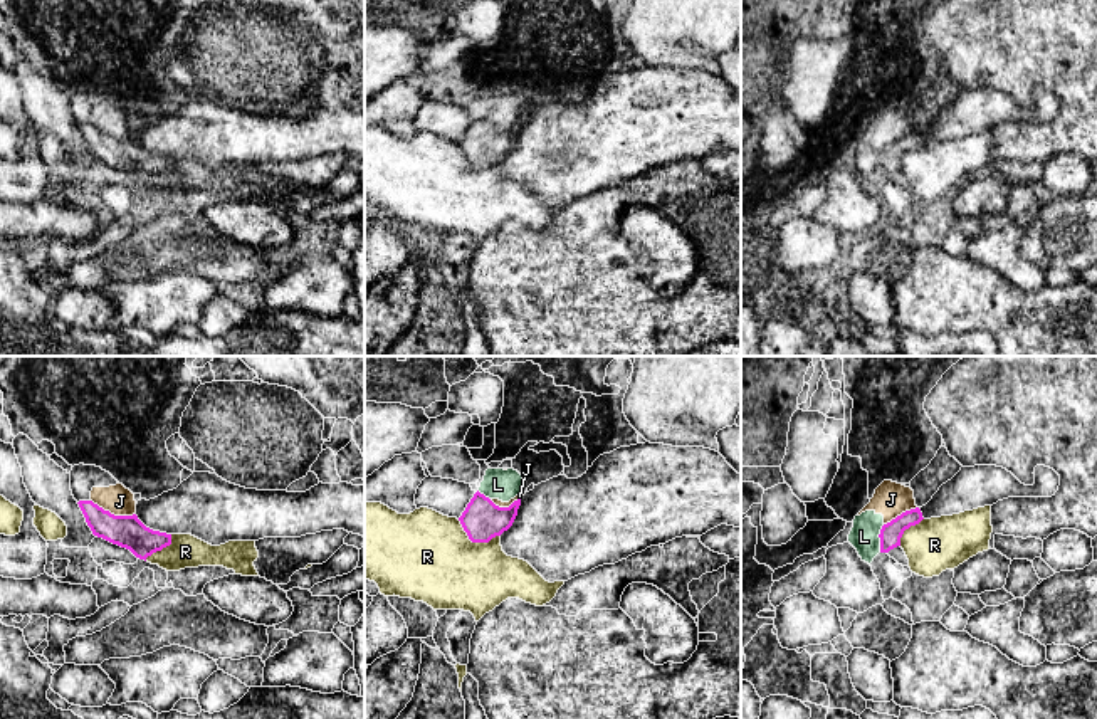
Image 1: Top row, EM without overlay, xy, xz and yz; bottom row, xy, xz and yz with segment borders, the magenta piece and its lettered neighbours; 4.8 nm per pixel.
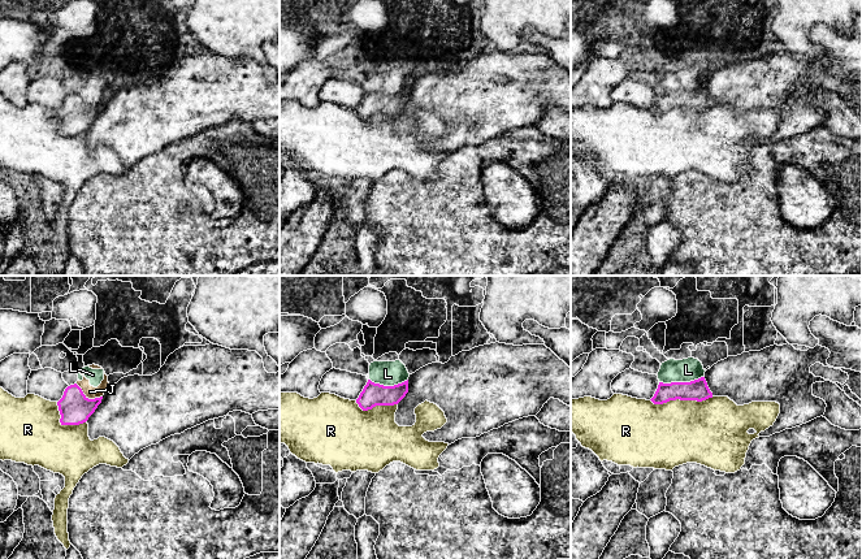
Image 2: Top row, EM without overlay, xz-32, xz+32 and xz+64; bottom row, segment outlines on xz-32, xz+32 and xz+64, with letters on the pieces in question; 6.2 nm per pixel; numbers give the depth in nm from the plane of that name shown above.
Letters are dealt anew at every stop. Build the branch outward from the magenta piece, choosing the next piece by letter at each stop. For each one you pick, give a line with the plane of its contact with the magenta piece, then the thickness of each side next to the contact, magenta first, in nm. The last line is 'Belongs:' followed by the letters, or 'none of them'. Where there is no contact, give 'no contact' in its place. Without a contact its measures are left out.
Belongs: none of them

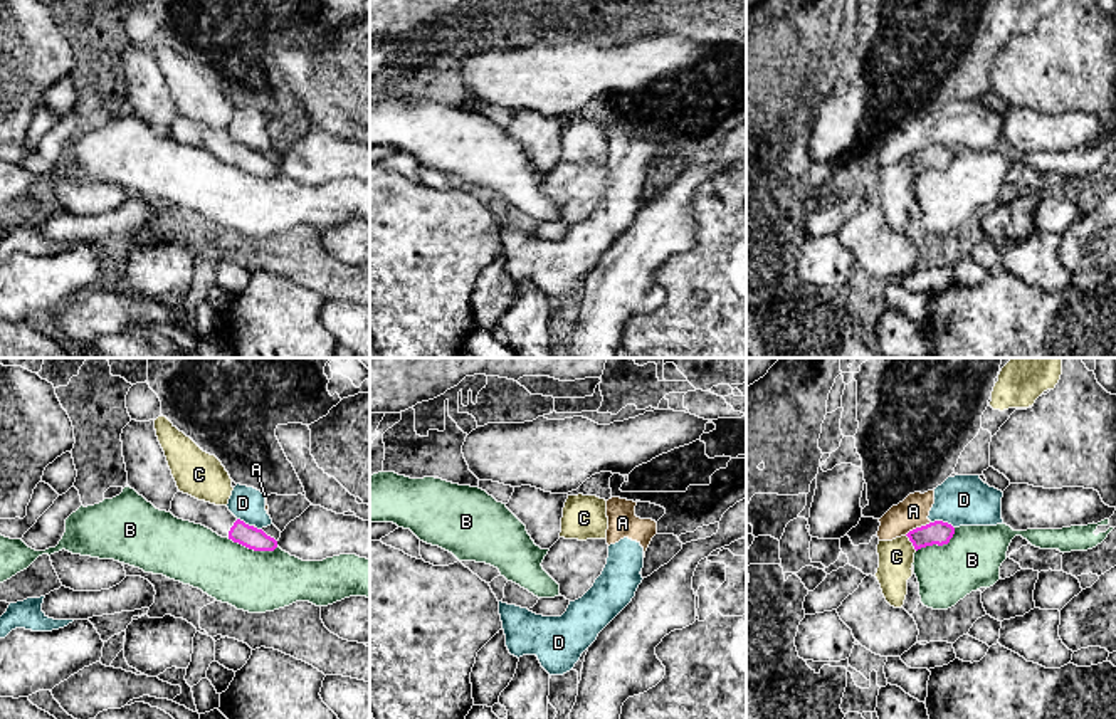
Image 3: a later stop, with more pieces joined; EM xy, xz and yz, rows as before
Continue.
Belongs: none of them

